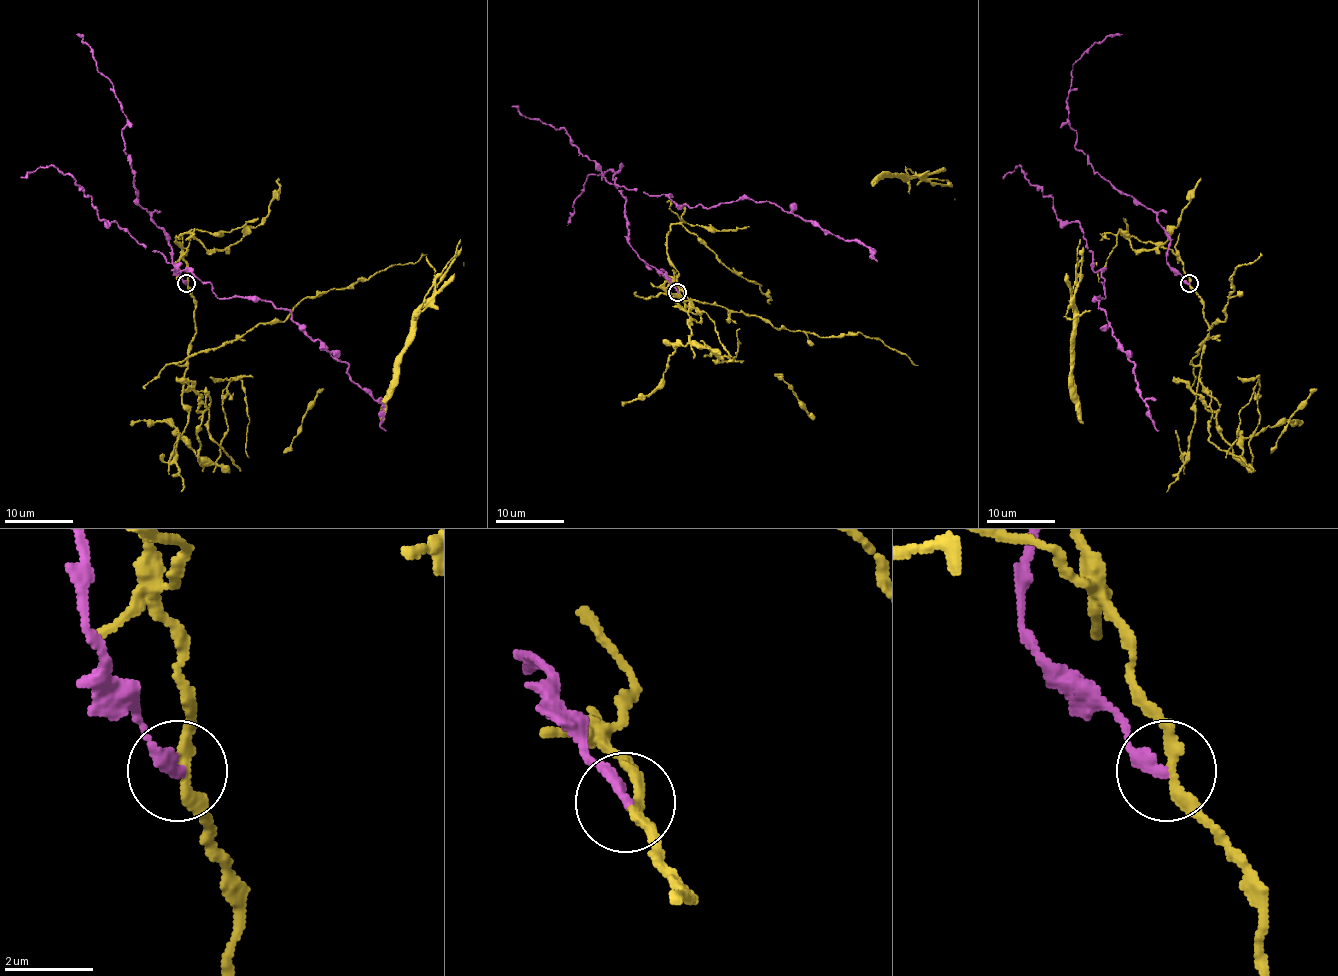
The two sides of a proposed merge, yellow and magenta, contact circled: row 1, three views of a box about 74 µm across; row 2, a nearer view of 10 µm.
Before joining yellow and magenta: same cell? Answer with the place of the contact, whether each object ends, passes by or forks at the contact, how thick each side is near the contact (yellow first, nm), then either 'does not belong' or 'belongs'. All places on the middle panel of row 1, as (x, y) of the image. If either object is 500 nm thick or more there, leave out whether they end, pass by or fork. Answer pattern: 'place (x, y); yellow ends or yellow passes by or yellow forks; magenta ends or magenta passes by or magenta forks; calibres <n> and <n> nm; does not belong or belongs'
place (677, 292); yellow passes by; magenta ends; calibres 200 and 300 nm; does not belong

